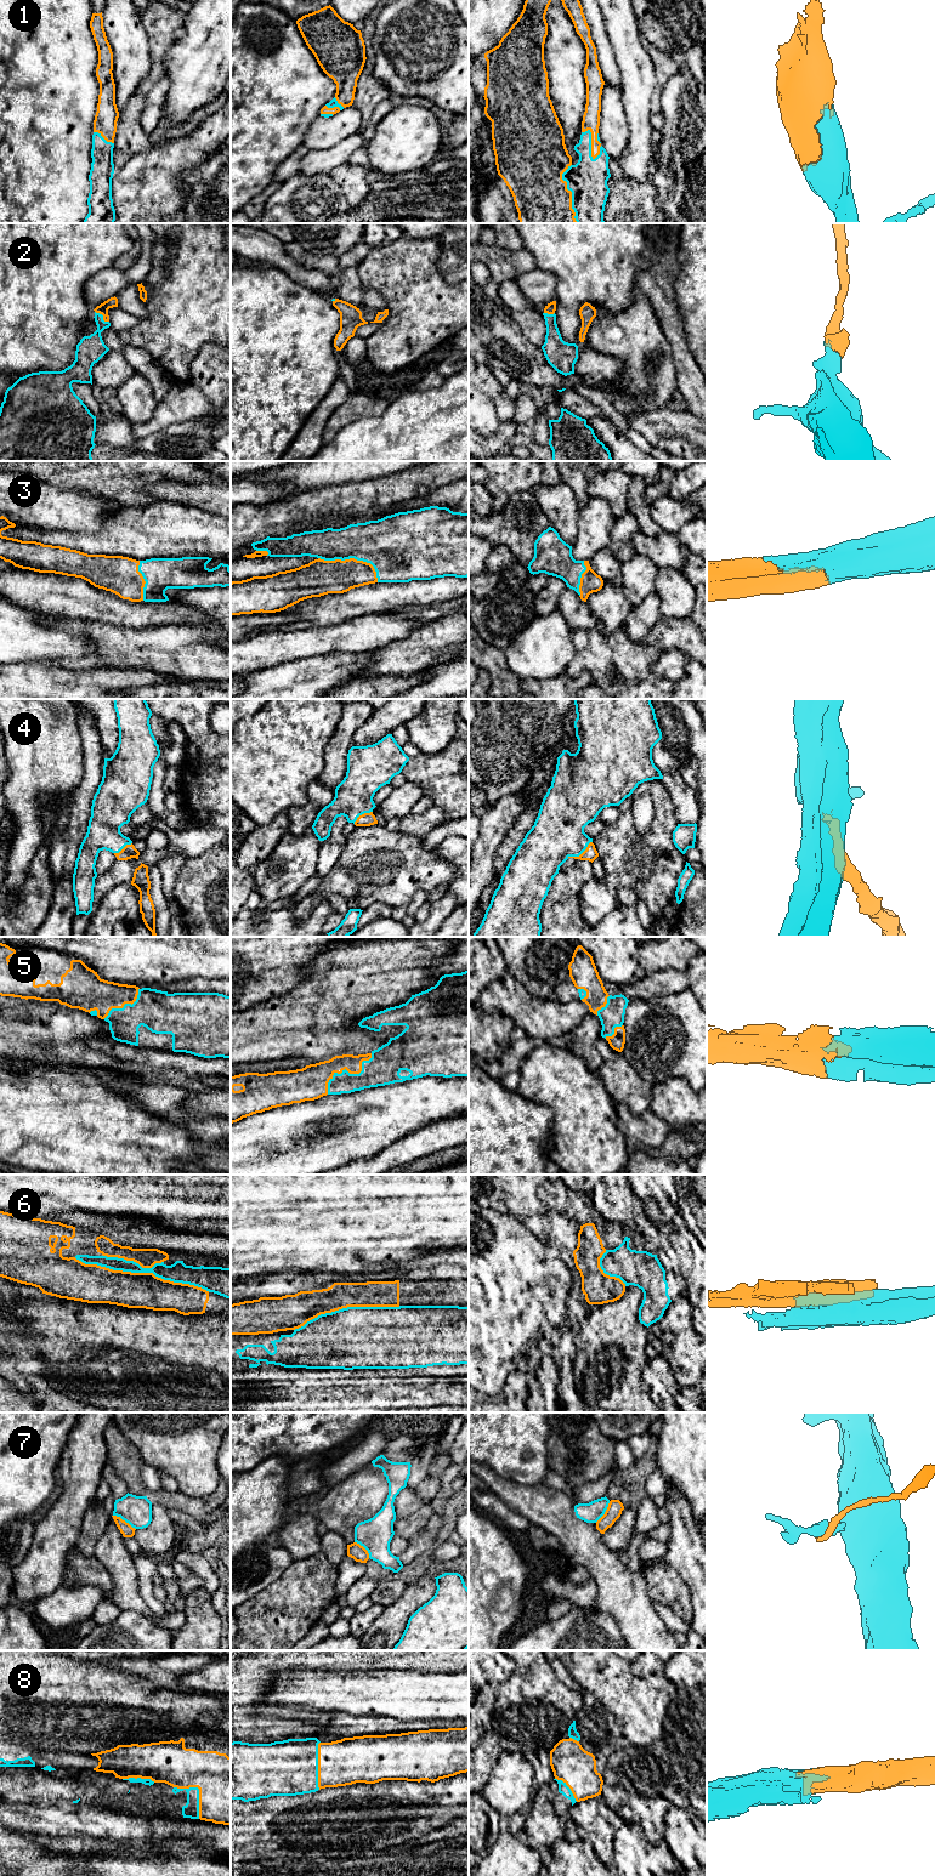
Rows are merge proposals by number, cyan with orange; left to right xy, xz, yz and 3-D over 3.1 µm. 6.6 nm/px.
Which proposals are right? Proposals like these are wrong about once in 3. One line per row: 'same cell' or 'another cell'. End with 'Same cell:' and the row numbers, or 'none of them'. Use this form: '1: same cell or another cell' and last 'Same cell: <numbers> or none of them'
1: same cell
2: same cell
3: same cell
4: same cell
5: same cell
6: another cell
7: another cell
8: same cell
Same cell: 1, 2, 3, 4, 5, 8

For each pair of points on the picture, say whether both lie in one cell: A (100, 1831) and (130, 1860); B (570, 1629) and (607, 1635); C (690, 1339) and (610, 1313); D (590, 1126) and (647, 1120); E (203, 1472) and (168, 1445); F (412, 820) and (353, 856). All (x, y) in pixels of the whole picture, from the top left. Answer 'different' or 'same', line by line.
A: different
B: same
C: different
D: different
E: same
F: different

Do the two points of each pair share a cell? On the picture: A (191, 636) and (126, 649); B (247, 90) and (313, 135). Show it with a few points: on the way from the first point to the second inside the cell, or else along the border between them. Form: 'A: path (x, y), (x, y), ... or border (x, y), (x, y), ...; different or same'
A: path (175, 646), (142, 646); same
B: border (319, 115), (310, 125), (301, 145); different

